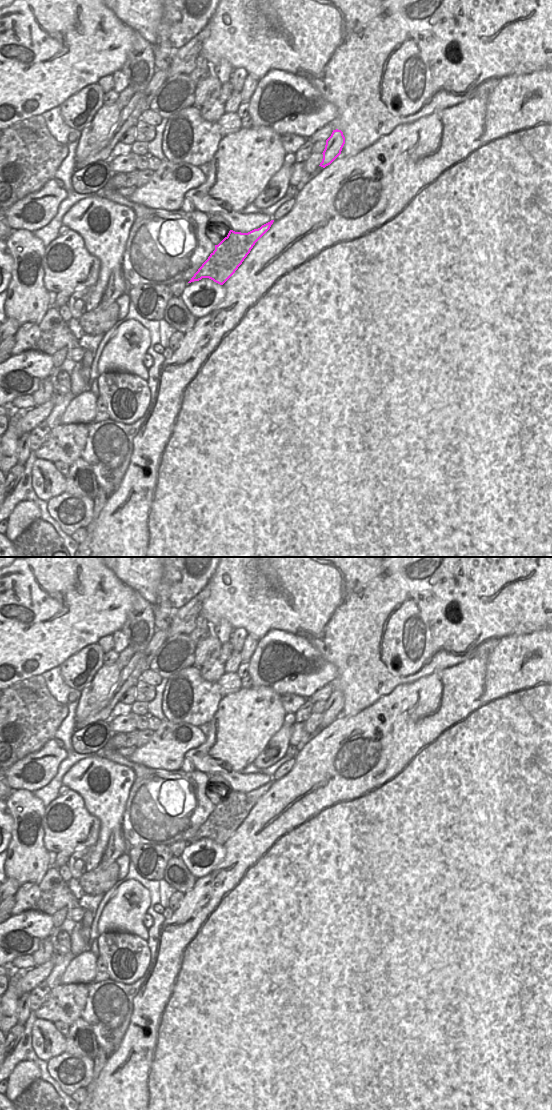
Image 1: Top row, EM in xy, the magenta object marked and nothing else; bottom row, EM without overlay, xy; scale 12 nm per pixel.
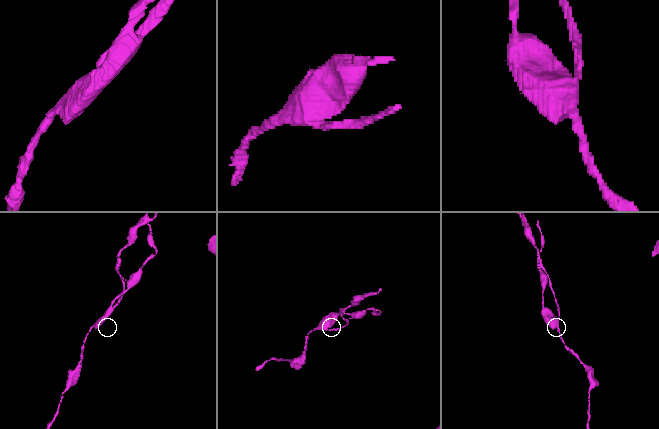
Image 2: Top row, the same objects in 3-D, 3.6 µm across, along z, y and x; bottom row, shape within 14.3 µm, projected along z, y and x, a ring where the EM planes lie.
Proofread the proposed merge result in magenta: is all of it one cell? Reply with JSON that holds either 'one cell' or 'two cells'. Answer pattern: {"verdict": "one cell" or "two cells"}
{"verdict": "two cells"}

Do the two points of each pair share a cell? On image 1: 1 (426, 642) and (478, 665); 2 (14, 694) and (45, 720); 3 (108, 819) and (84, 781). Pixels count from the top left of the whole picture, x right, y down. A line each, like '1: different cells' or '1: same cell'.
1: different cells
2: same cell
3: same cell

